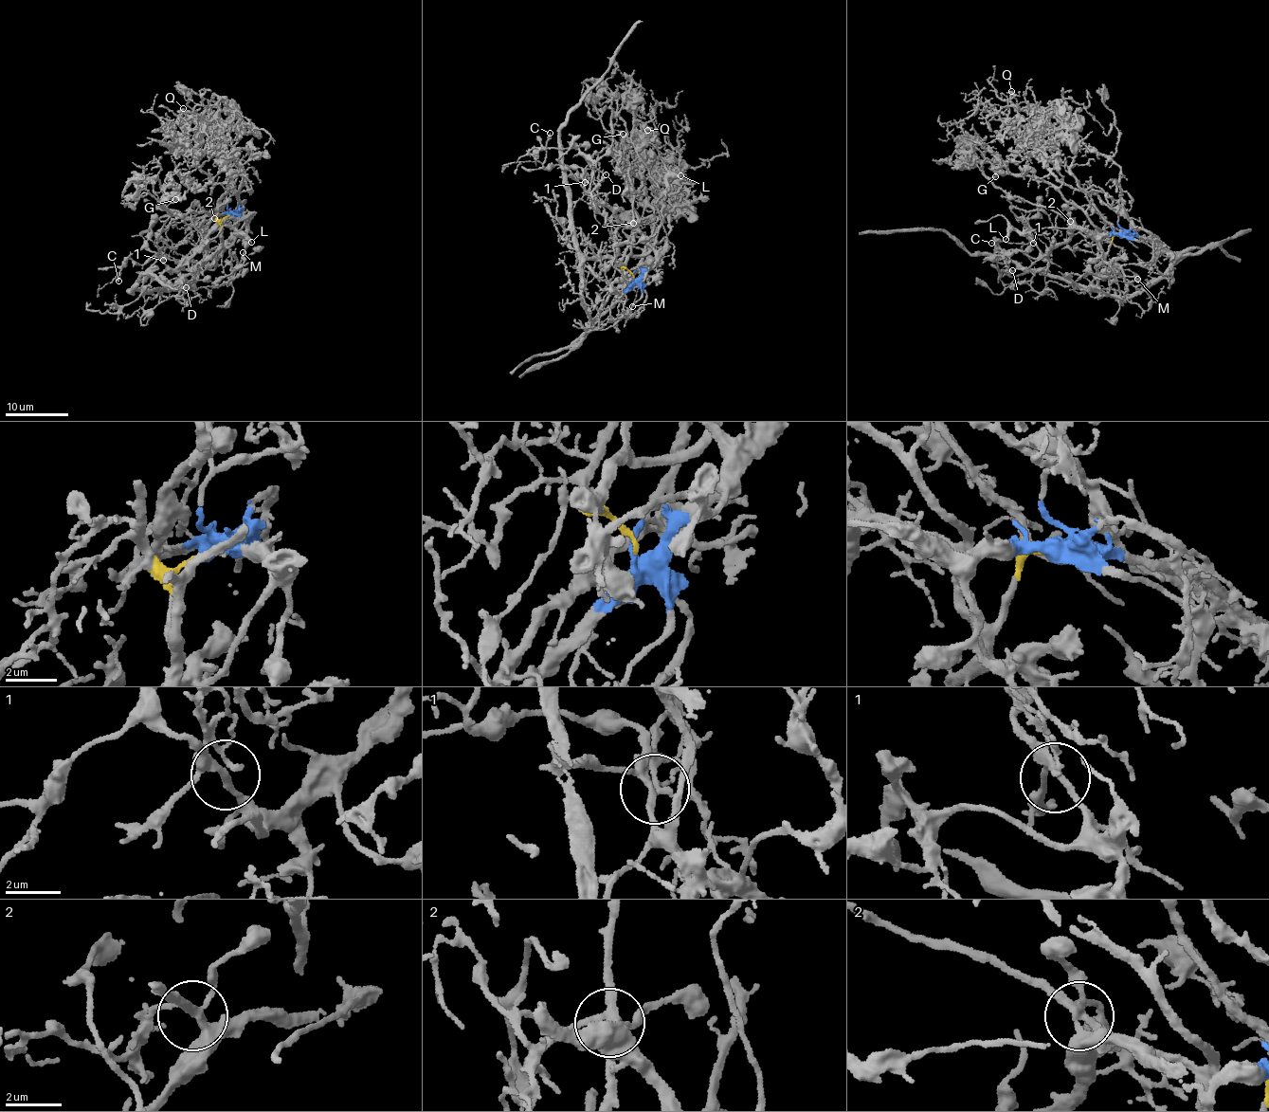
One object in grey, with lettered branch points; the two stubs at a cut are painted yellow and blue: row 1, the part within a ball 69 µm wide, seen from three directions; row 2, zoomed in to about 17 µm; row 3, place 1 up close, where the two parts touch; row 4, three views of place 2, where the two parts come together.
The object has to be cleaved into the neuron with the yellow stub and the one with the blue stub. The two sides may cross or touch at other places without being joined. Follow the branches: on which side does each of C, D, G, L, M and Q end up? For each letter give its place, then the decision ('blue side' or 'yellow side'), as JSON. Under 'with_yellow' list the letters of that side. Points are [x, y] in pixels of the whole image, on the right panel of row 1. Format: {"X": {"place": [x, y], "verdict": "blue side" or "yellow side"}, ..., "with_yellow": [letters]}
{"C": {"place": [991, 243], "verdict": "blue side"}, "D": {"place": [1012, 270], "verdict": "blue side"}, "G": {"place": [995, 176], "verdict": "yellow side"}, "L": {"place": [1006, 239], "verdict": "blue side"}, "M": {"place": [1137, 279], "verdict": "blue side"}, "Q": {"place": [1011, 91], "verdict": "yellow side"}, "with_yellow": ["G", "Q"]}

